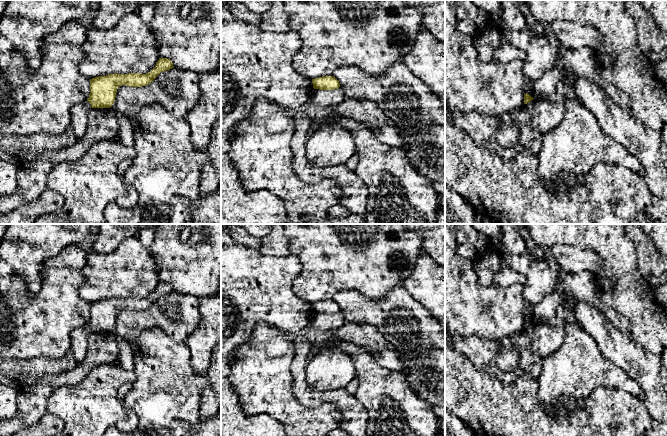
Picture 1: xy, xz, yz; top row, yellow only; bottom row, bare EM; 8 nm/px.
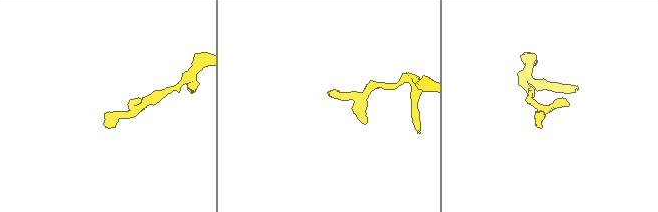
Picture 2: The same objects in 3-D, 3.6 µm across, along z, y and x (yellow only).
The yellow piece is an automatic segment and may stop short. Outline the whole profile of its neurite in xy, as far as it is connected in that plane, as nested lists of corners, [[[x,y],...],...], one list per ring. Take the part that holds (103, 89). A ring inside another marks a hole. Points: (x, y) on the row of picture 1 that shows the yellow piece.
[[[159,58],[155,67],[146,74],[109,74],[90,79],[90,94],[87,101],[92,108],[110,108],[115,101],[117,89],[125,85],[130,87],[142,87],[150,84],[161,73],[172,69],[170,59]]]

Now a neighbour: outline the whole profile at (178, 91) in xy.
[[[173,67],[146,86],[119,86],[114,104],[129,118],[150,104],[160,104],[174,117],[186,118],[200,97],[199,75]]]

